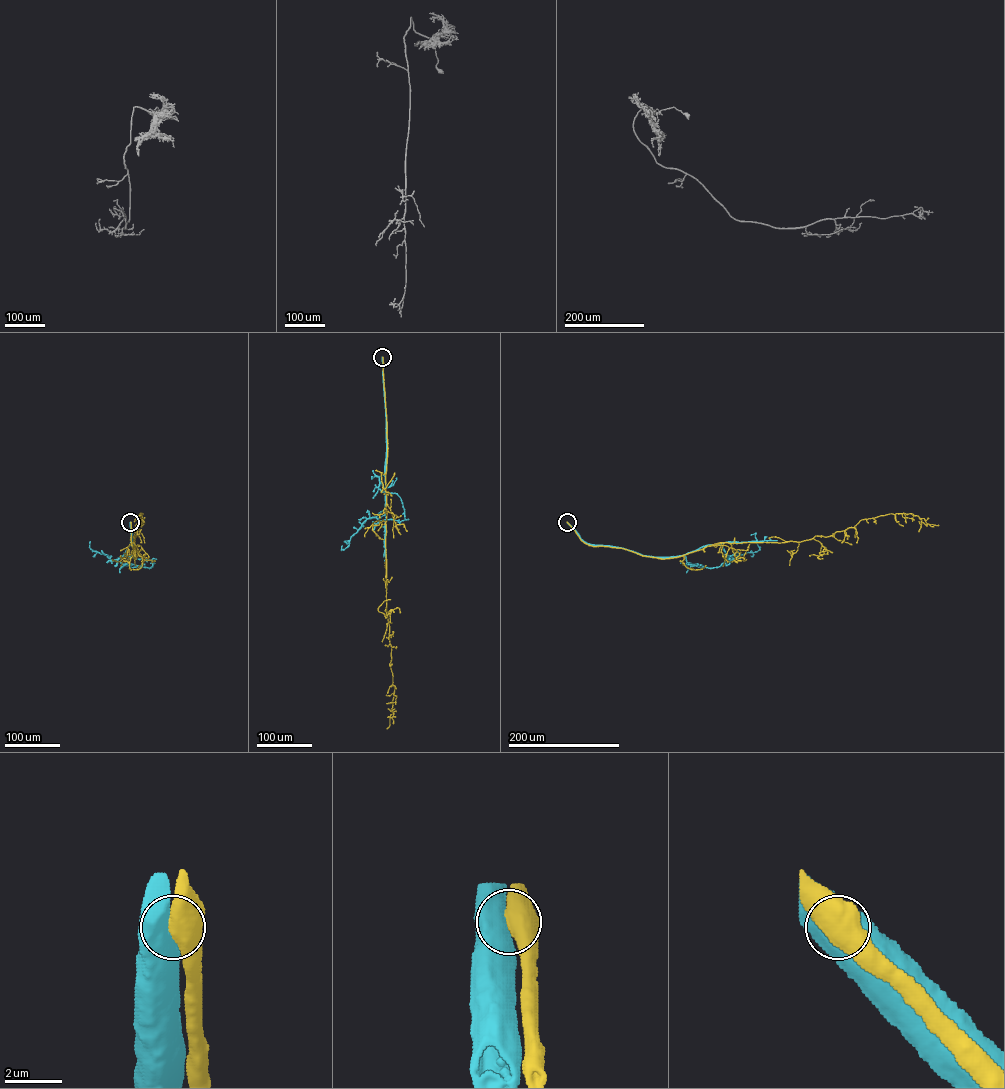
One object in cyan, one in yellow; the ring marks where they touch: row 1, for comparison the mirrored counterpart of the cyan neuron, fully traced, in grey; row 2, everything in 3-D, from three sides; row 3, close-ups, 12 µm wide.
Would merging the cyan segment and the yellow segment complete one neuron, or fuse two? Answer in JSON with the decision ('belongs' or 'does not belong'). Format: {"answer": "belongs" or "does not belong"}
{"answer": "does not belong"}

